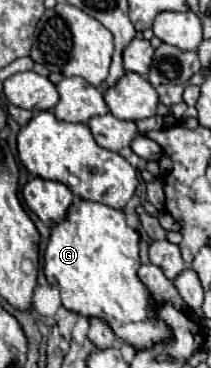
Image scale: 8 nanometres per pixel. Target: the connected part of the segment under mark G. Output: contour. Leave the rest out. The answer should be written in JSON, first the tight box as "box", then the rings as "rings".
{"box":[44,196,170,348],"rings":[[[74,196],[66,218],[52,226],[44,252],[44,274],[52,286],[58,284],[64,308],[88,318],[98,316],[106,320],[128,346],[150,348],[156,342],[168,340],[170,328],[156,320],[154,308],[148,302],[150,294],[136,276],[140,268],[138,242],[140,236],[126,224],[122,210]]]}

